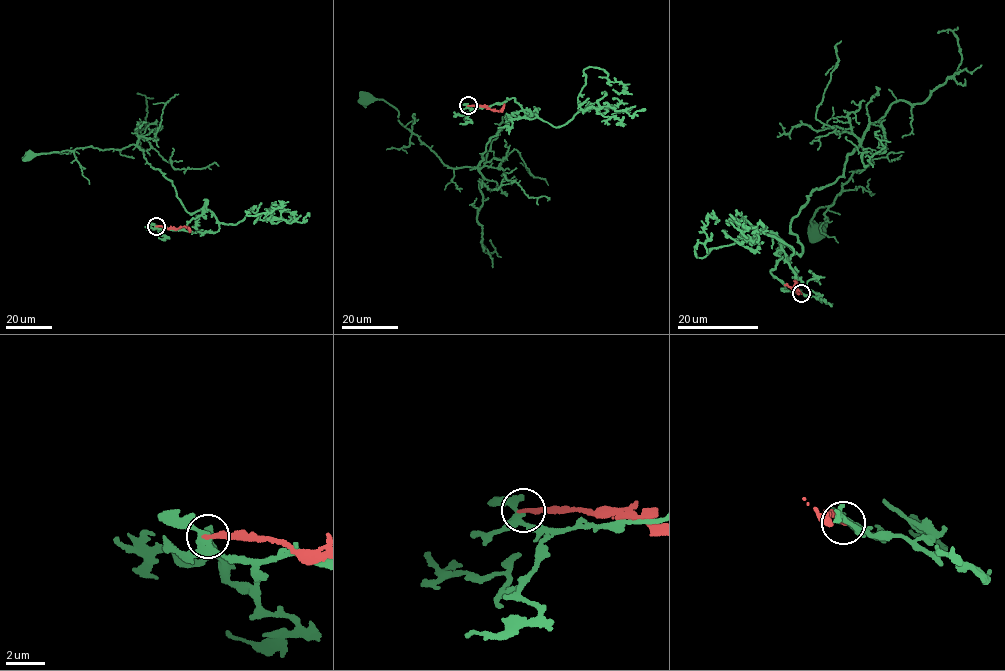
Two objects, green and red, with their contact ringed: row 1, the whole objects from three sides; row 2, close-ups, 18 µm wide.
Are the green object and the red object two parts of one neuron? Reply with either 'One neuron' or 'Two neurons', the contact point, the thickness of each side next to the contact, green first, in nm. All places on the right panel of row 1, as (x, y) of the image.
Two neurons. Place: (801, 293). Thickness 240 nm (green) against 280 nm

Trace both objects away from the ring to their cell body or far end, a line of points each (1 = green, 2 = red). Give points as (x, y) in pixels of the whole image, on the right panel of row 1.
1: (801, 293), (770, 271), (779, 247), (800, 254), (791, 218), (860, 146), (873, 160), (819, 207), (817, 230)
2: (801, 293), (795, 290), (796, 283), (793, 287), (784, 284)

